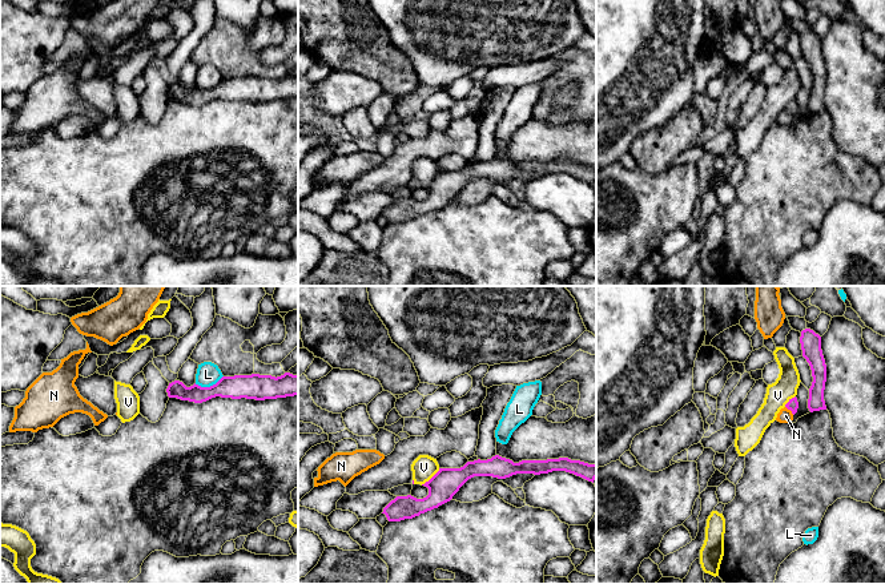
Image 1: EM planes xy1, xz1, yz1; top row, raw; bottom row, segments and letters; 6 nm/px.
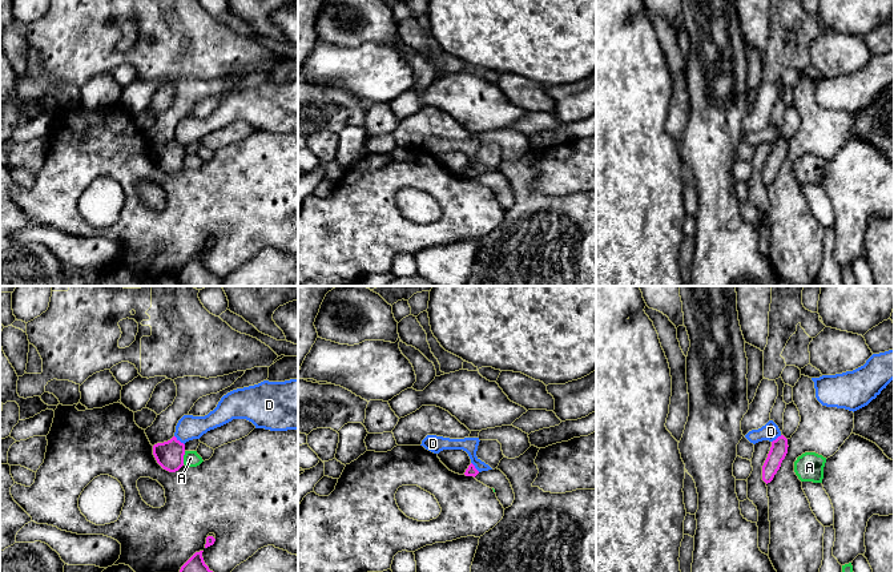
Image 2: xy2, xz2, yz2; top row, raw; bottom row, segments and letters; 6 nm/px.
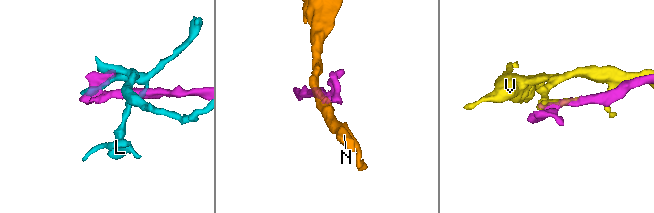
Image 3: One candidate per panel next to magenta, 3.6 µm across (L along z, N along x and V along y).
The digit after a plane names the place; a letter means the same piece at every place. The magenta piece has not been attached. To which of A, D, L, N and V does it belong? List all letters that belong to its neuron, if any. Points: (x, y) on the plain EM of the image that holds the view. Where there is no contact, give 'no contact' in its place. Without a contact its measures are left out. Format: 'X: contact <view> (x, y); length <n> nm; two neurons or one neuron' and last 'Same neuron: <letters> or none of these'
A: contact xy2 (182, 160); length 80 nm; two neurons
D: contact xy2 (178, 142); length 90 nm; two neurons
L: contact xy1 (208, 89); length 180 nm; two neurons
N: contact yz1 (789, 111); length 80 nm; one neuron
V: contact xz1 (431, 180); length 160 nm; two neurons
Same neuron: N

